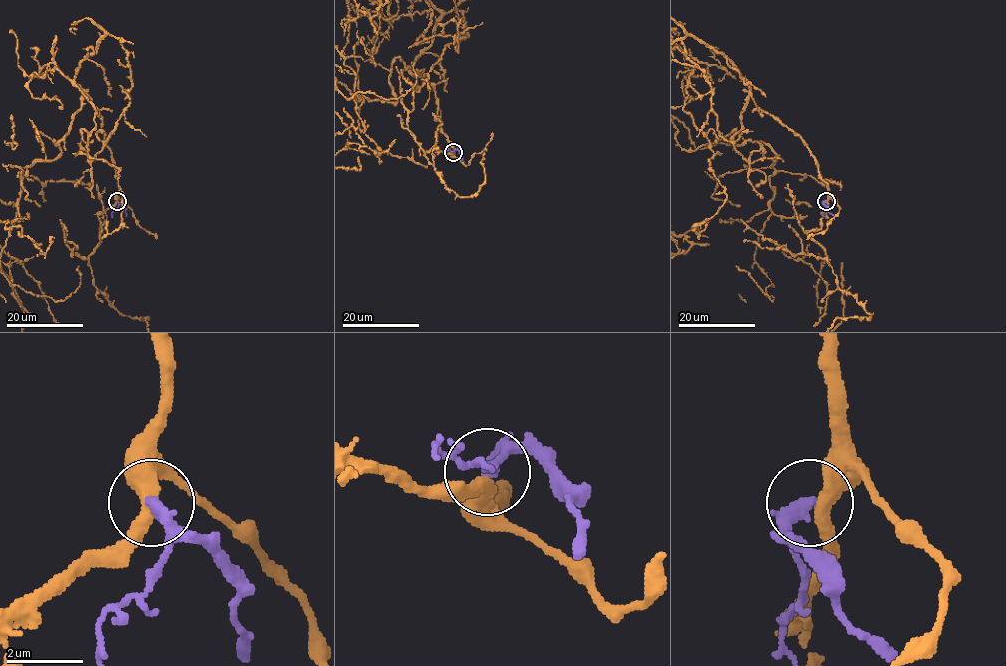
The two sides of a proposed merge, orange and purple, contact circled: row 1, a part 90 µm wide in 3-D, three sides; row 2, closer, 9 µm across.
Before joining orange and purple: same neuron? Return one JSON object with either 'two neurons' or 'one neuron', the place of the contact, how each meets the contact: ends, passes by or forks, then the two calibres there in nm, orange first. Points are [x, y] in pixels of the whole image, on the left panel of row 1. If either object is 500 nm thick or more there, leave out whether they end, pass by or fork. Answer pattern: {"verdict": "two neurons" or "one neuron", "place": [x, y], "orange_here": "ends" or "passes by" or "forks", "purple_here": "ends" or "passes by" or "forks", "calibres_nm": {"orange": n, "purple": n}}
{"verdict": "two neurons", "place": [117, 201], "orange_here": "passes by", "purple_here": "ends", "calibres_nm": {"orange": 400, "purple": 360}}

